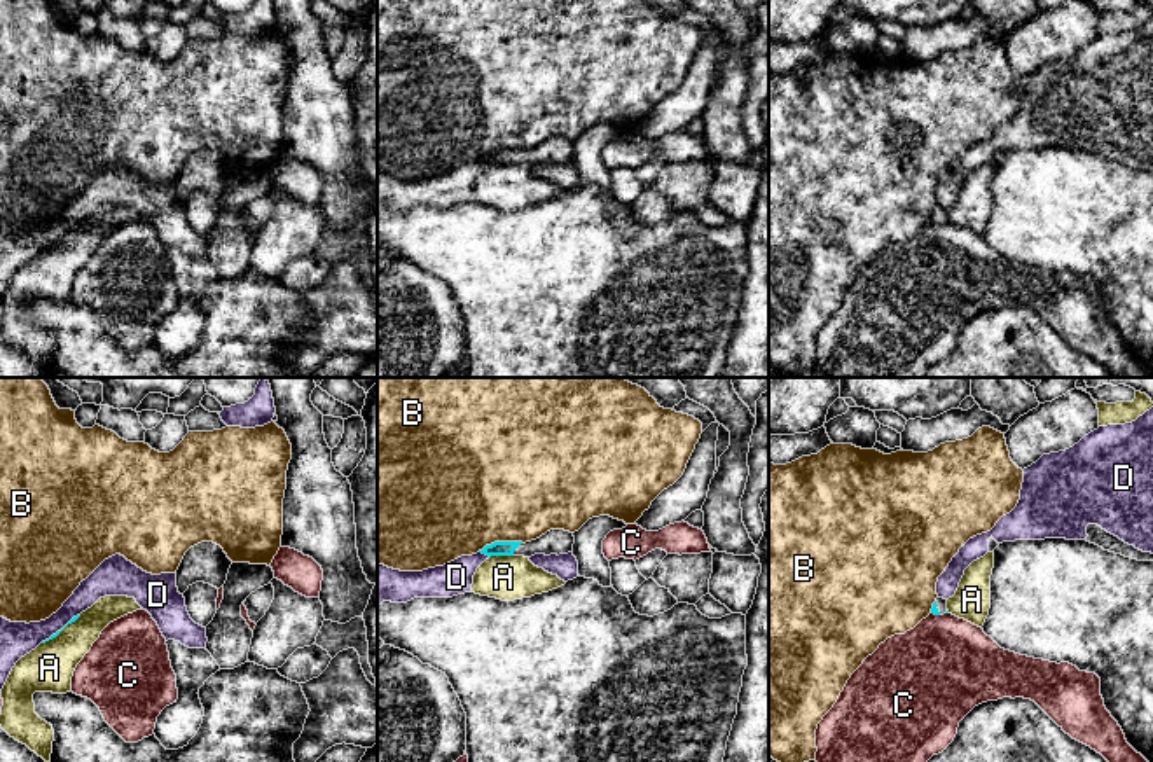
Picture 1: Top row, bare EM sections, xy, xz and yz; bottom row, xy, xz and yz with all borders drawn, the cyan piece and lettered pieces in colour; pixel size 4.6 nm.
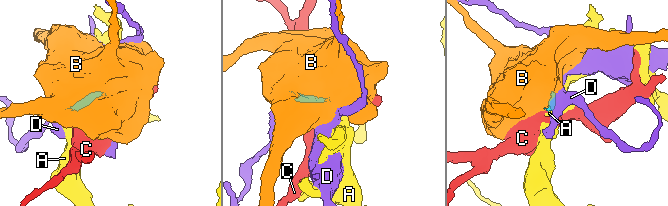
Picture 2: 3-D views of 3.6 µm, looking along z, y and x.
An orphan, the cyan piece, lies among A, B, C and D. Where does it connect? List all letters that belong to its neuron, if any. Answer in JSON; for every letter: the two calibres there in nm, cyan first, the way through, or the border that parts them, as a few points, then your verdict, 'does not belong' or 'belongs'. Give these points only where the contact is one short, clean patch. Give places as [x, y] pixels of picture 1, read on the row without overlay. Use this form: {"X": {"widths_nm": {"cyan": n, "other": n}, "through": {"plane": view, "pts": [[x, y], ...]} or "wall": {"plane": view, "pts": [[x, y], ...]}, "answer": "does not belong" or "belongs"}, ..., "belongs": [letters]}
{"A": {"widths_nm": {"cyan": 60, "other": 200}, "answer": "does not belong"}, "B": {"widths_nm": {"cyan": 60, "other": 500}, "answer": "does not belong"}, "C": {"widths_nm": {"cyan": 30, "other": 460}, "answer": "does not belong"}, "D": {"widths_nm": {"cyan": 60, "other": 160}, "answer": "does not belong"}, "belongs": []}

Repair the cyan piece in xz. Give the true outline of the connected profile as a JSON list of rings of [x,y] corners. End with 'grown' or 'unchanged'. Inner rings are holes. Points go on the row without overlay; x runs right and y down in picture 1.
[[[550,138],[536,149],[531,150],[494,150],[486,154],[482,163],[486,164],[524,164],[531,166],[535,163],[568,163],[573,159],[575,145],[564,138]]] | grown

